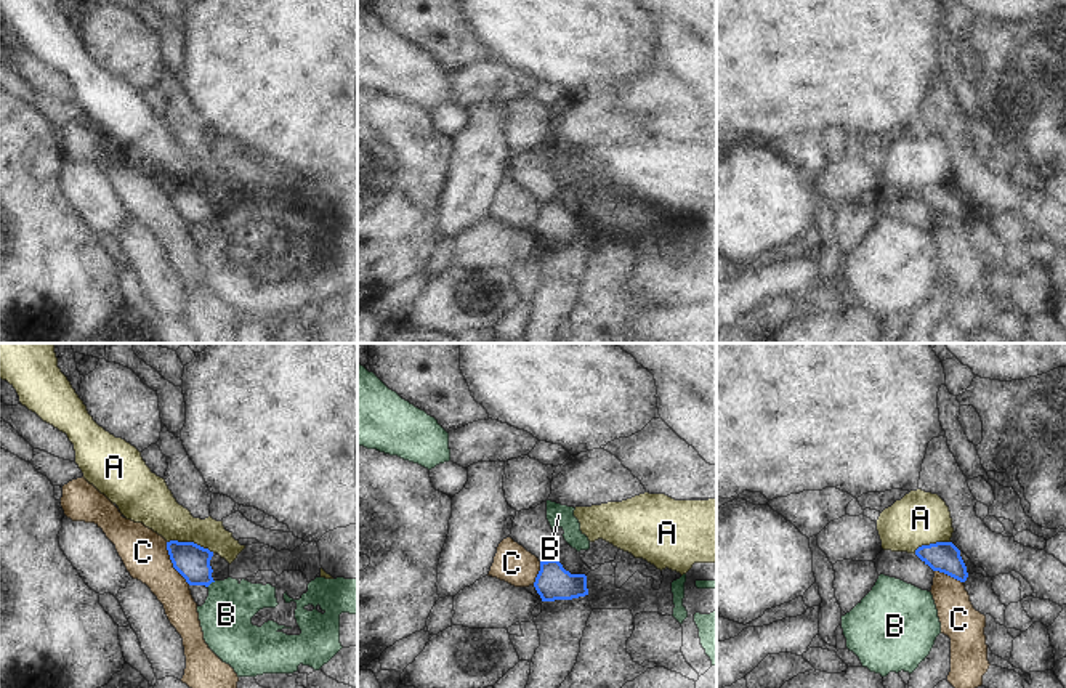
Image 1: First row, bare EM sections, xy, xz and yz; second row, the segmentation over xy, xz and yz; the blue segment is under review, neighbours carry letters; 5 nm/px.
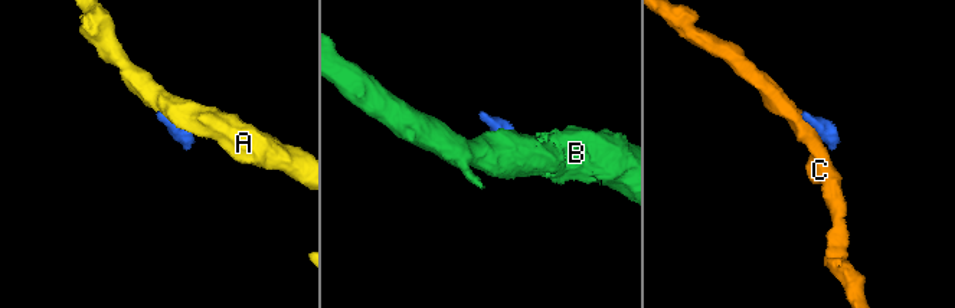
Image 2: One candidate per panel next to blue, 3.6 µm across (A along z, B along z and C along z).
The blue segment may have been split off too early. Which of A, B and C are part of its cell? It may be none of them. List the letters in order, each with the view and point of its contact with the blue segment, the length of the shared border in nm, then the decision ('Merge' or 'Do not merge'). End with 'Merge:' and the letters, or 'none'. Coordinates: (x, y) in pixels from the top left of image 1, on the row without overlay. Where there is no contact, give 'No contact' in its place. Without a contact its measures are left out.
A: Touches blue at xy (191, 183). Shared border 240 nm. Do not merge
B: Touches blue at xy (210, 223). Shared border 60 nm. Do not merge
C: Touches blue at xy (172, 202). Shared border 240 nm. Do not merge
Merge: none.

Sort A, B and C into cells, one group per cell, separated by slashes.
A / B / C

